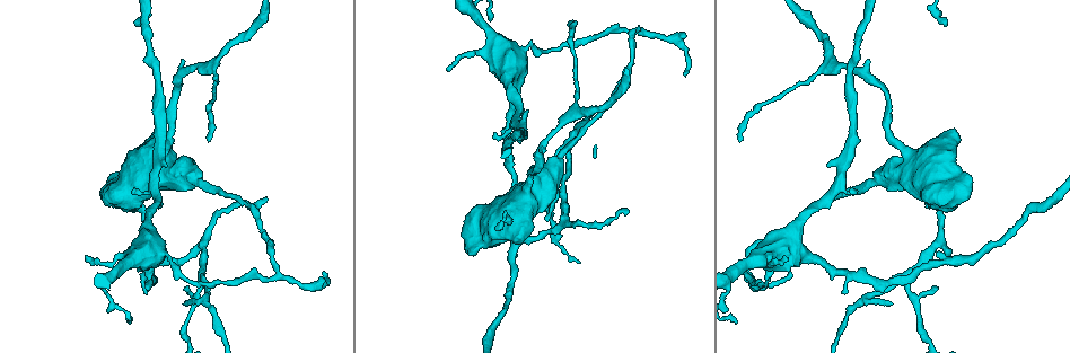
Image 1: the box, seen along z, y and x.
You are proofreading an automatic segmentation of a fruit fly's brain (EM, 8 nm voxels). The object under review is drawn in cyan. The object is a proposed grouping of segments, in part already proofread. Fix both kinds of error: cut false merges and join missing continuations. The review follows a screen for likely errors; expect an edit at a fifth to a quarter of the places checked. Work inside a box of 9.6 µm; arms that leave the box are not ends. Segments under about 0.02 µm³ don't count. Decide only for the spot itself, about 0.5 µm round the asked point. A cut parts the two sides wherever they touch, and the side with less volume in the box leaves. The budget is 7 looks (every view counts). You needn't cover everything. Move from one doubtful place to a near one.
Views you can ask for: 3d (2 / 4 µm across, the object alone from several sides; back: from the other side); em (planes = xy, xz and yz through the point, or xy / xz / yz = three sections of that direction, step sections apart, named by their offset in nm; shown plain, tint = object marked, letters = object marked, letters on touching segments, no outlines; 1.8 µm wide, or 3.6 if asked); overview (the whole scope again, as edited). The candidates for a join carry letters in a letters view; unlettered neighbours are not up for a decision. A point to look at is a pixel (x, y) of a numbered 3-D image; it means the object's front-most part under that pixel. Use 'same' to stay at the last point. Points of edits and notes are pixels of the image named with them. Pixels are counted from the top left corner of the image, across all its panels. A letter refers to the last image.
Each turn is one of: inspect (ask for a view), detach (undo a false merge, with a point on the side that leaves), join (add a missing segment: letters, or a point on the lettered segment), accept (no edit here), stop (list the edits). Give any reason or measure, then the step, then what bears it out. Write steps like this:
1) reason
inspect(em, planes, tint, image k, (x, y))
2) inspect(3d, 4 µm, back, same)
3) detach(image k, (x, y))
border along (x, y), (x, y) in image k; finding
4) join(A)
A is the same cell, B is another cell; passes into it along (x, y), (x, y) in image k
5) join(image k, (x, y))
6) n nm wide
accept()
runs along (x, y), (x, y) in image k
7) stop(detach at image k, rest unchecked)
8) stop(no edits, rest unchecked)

a fork
inspect(3d, 2 µm, image 1, (563, 190))

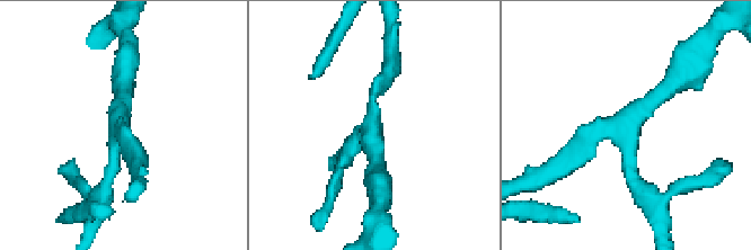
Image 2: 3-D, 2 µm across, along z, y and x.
3 arms
inspect(em, planes, letters, image 2, (373, 121))

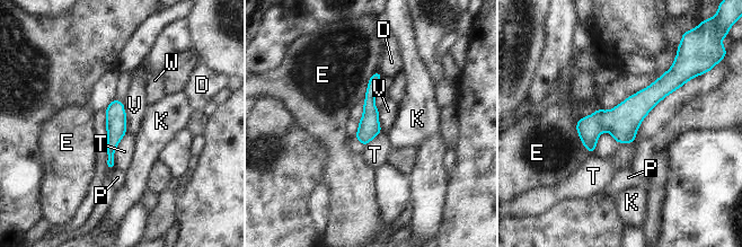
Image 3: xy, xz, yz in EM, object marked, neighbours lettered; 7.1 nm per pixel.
accept()
D, E, K, P, T, V and W are other cells; border along (122, 102), (125, 113), (126, 132) in image 3; all the same neuron

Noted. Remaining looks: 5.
calibre changes
inspect(3d, 4 µm, image 1, (753, 257))

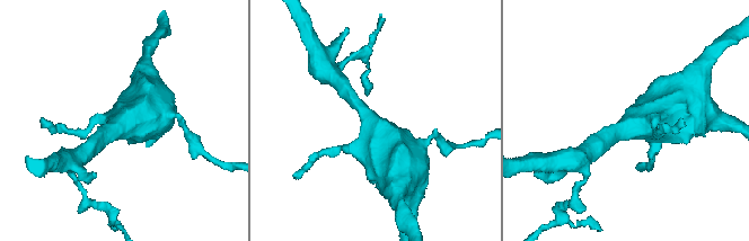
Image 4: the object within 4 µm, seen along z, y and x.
arms of 280, 300 nm
inspect(em, 3.6 µm, planes, letters, image 4, (121, 125))

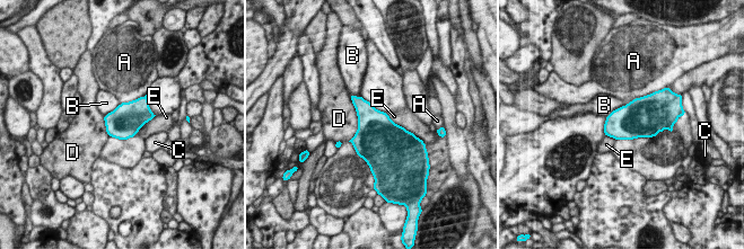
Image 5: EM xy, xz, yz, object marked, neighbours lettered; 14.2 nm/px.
480 nm wide
accept()
A, B, C, D and E are other cells; border along (349, 95), (357, 132), (348, 141) in image 5; one neuron here

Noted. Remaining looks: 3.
free end
inspect(em, xy, step 16, letters, image 1, (147, 293))

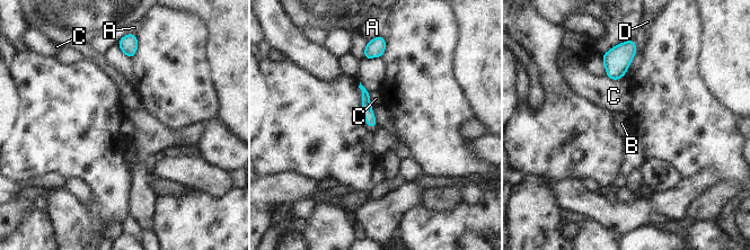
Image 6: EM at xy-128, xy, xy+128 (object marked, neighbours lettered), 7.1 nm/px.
cut it another way
inspect(em, planes, letters, same)

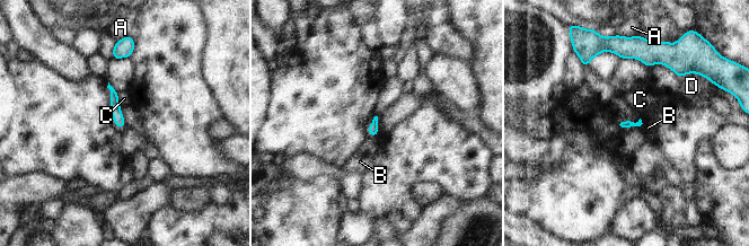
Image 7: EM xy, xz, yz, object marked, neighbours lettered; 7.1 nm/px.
C touches over 100 nm
accept()
A, B, C and D are other cells; no lettered segment goes on from it

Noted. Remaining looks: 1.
stop(no edits, rest unchecked)

